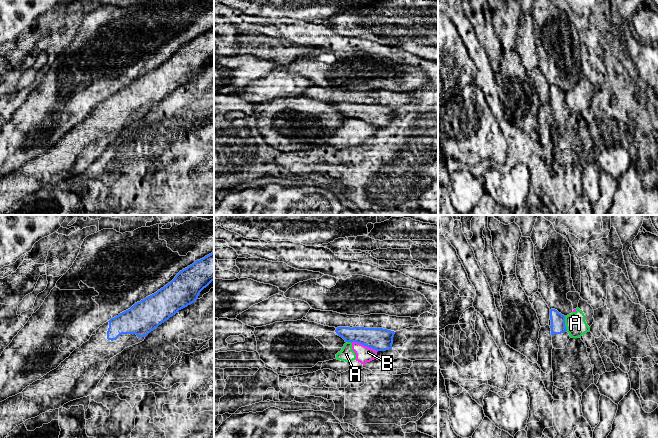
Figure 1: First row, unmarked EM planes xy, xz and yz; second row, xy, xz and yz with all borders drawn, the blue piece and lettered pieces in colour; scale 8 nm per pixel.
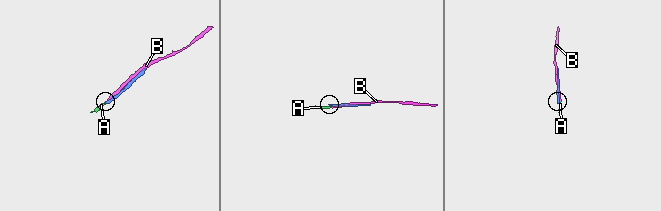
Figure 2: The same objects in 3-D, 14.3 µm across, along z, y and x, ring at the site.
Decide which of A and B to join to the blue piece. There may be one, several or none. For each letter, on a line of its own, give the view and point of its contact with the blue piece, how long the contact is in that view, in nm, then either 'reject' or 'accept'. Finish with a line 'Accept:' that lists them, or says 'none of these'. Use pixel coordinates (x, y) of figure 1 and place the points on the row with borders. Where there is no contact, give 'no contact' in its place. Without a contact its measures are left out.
A: contact yz (564, 323); length 120 nm; reject
B: contact xz (364, 345); length 220 nm; reject
Accept: none of these

